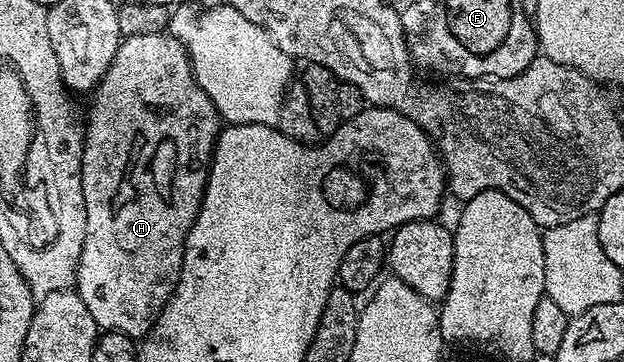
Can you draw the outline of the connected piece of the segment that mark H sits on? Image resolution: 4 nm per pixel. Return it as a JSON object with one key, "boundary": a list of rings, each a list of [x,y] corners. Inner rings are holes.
{"boundary":[[[149,32],[147,35],[129,35],[124,37],[117,48],[117,56],[113,56],[113,64],[109,64],[109,68],[105,72],[105,76],[95,87],[90,95],[91,107],[87,110],[87,130],[83,134],[83,155],[81,156],[81,188],[85,196],[85,244],[81,248],[81,260],[79,267],[75,273],[74,289],[81,296],[81,300],[85,300],[85,308],[89,308],[89,316],[93,316],[93,320],[99,325],[100,331],[121,332],[125,336],[136,340],[142,339],[144,334],[151,331],[151,323],[154,322],[157,315],[163,311],[163,306],[171,298],[171,294],[175,291],[175,286],[179,283],[179,274],[183,271],[183,253],[185,252],[185,240],[189,236],[189,228],[193,228],[193,220],[197,216],[197,212],[201,208],[201,200],[203,193],[207,187],[207,172],[211,164],[211,155],[215,153],[215,139],[219,137],[221,129],[221,119],[217,111],[213,108],[213,100],[209,100],[209,96],[205,96],[205,92],[201,92],[201,88],[195,83],[195,78],[191,74],[191,61],[187,58],[187,49],[182,46],[179,41],[172,38],[170,33]]]}

